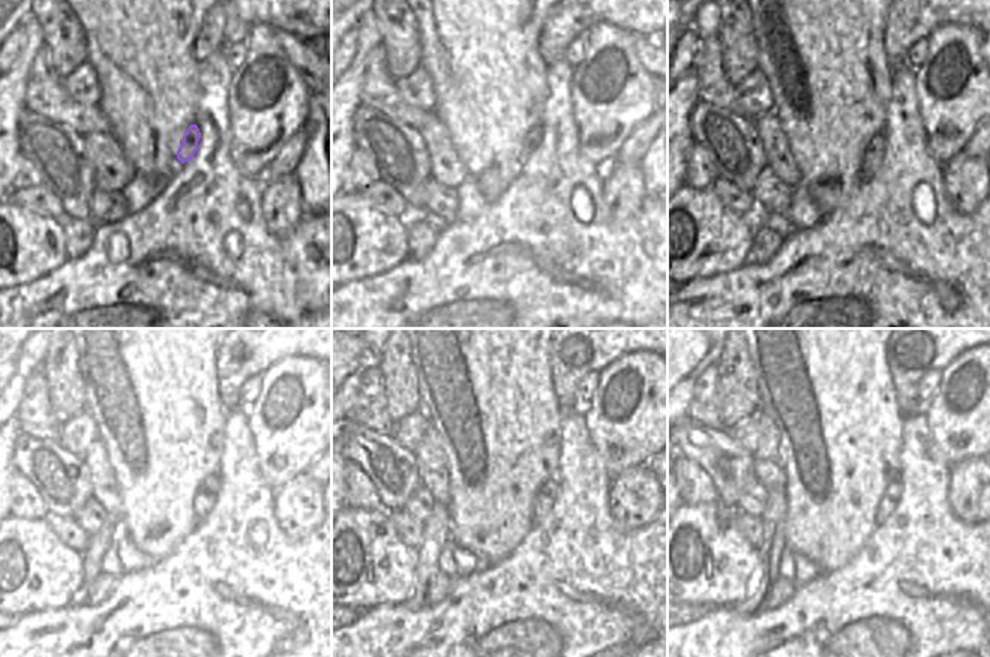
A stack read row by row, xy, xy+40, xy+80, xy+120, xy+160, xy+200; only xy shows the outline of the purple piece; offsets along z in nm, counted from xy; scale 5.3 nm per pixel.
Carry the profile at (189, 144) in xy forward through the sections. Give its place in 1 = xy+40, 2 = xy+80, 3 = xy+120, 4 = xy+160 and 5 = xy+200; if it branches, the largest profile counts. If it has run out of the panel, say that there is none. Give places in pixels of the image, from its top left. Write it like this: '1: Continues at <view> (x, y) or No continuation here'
1: Continues at xy+40 (531, 138)
2: Continues at xy+80 (875, 152)
3: Continues at xy+120 (204, 500)
4: Continues at xy+160 (545, 498)
5: Continues at xy+200 (888, 501).

